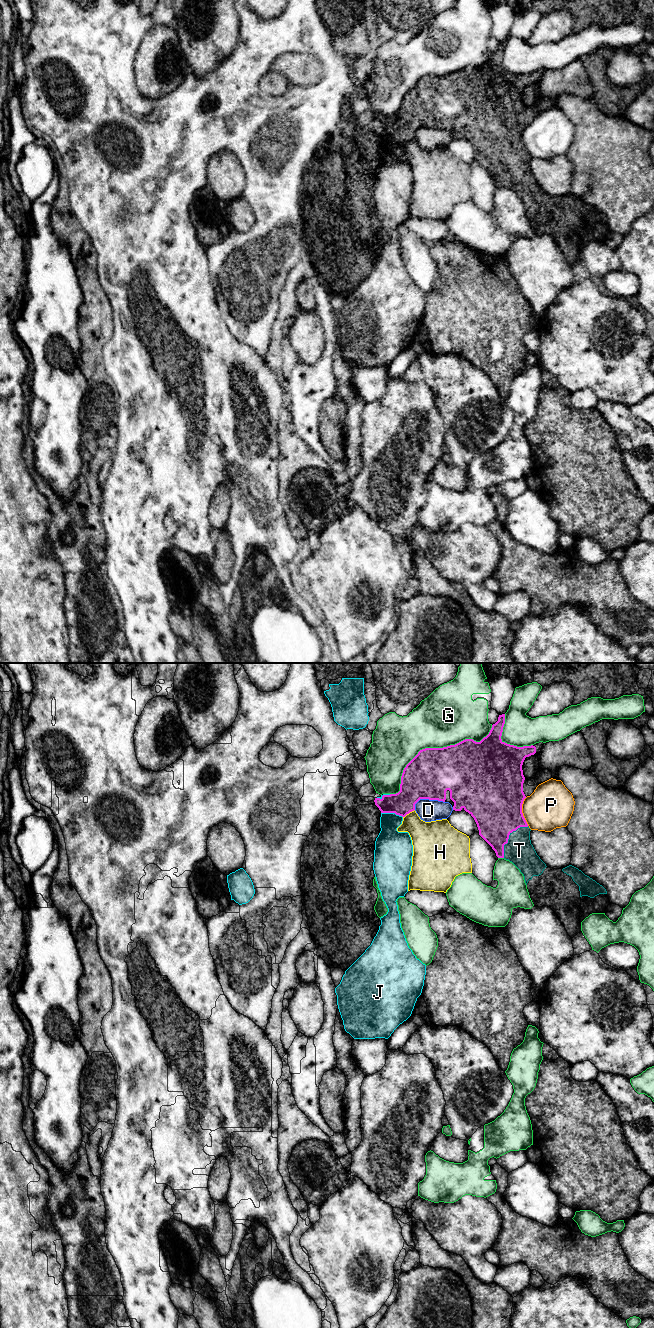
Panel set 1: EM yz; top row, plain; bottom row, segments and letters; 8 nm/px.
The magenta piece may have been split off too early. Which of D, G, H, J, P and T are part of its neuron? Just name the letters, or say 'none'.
T

